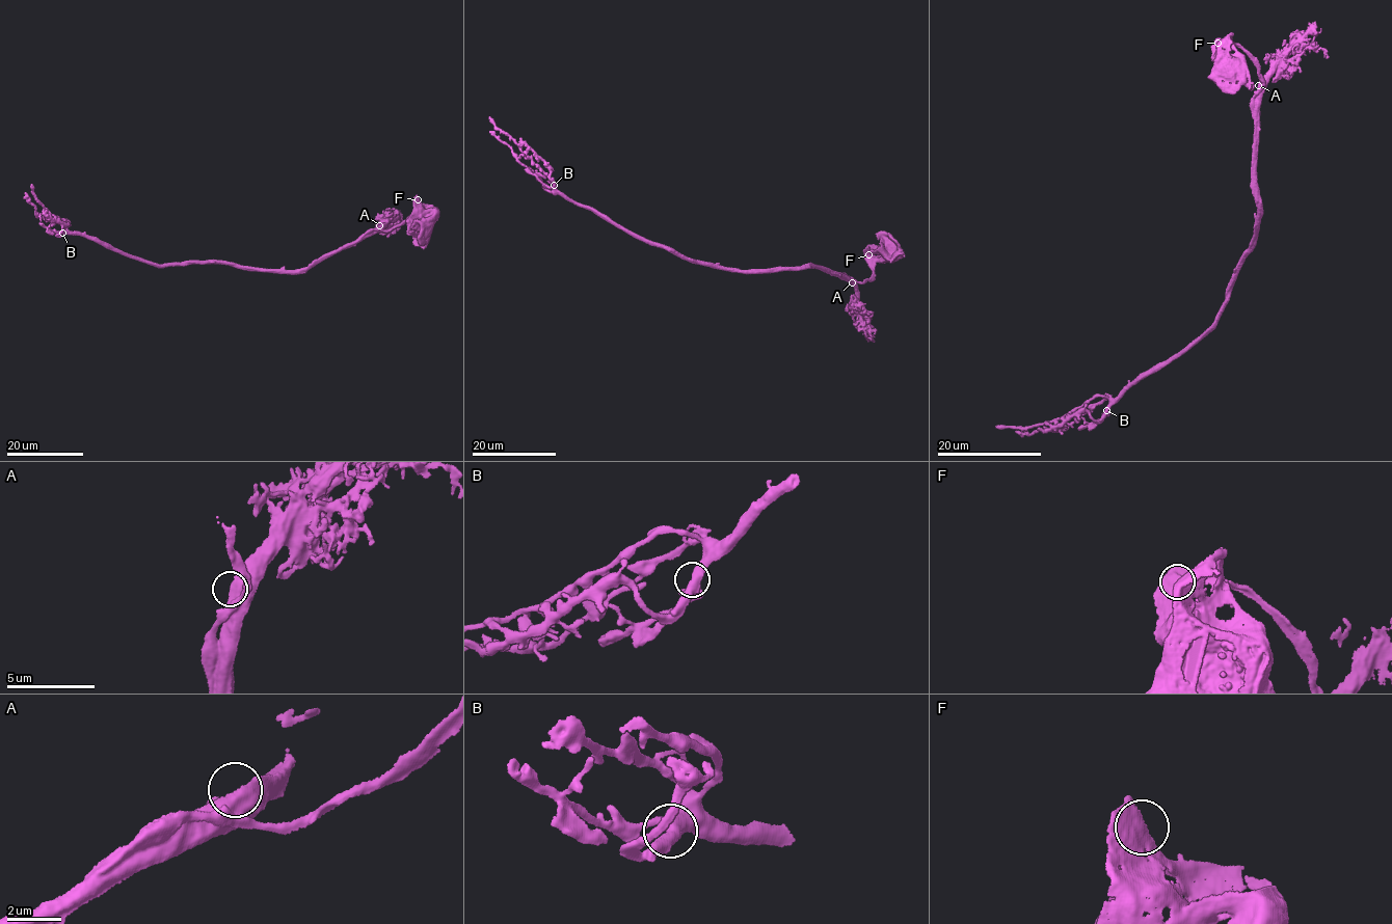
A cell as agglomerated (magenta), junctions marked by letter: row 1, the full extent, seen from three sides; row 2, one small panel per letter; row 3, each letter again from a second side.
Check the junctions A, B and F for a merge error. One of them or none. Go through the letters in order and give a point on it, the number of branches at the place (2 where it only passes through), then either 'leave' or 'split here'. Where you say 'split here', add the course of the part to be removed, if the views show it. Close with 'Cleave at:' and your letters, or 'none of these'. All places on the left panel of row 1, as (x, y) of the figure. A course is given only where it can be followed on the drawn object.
A: place (379, 225); branches 1; leave
B: place (62, 233); branches 3; leave
F: place (418, 199); branches 1; leave
Cleave at: none of these

